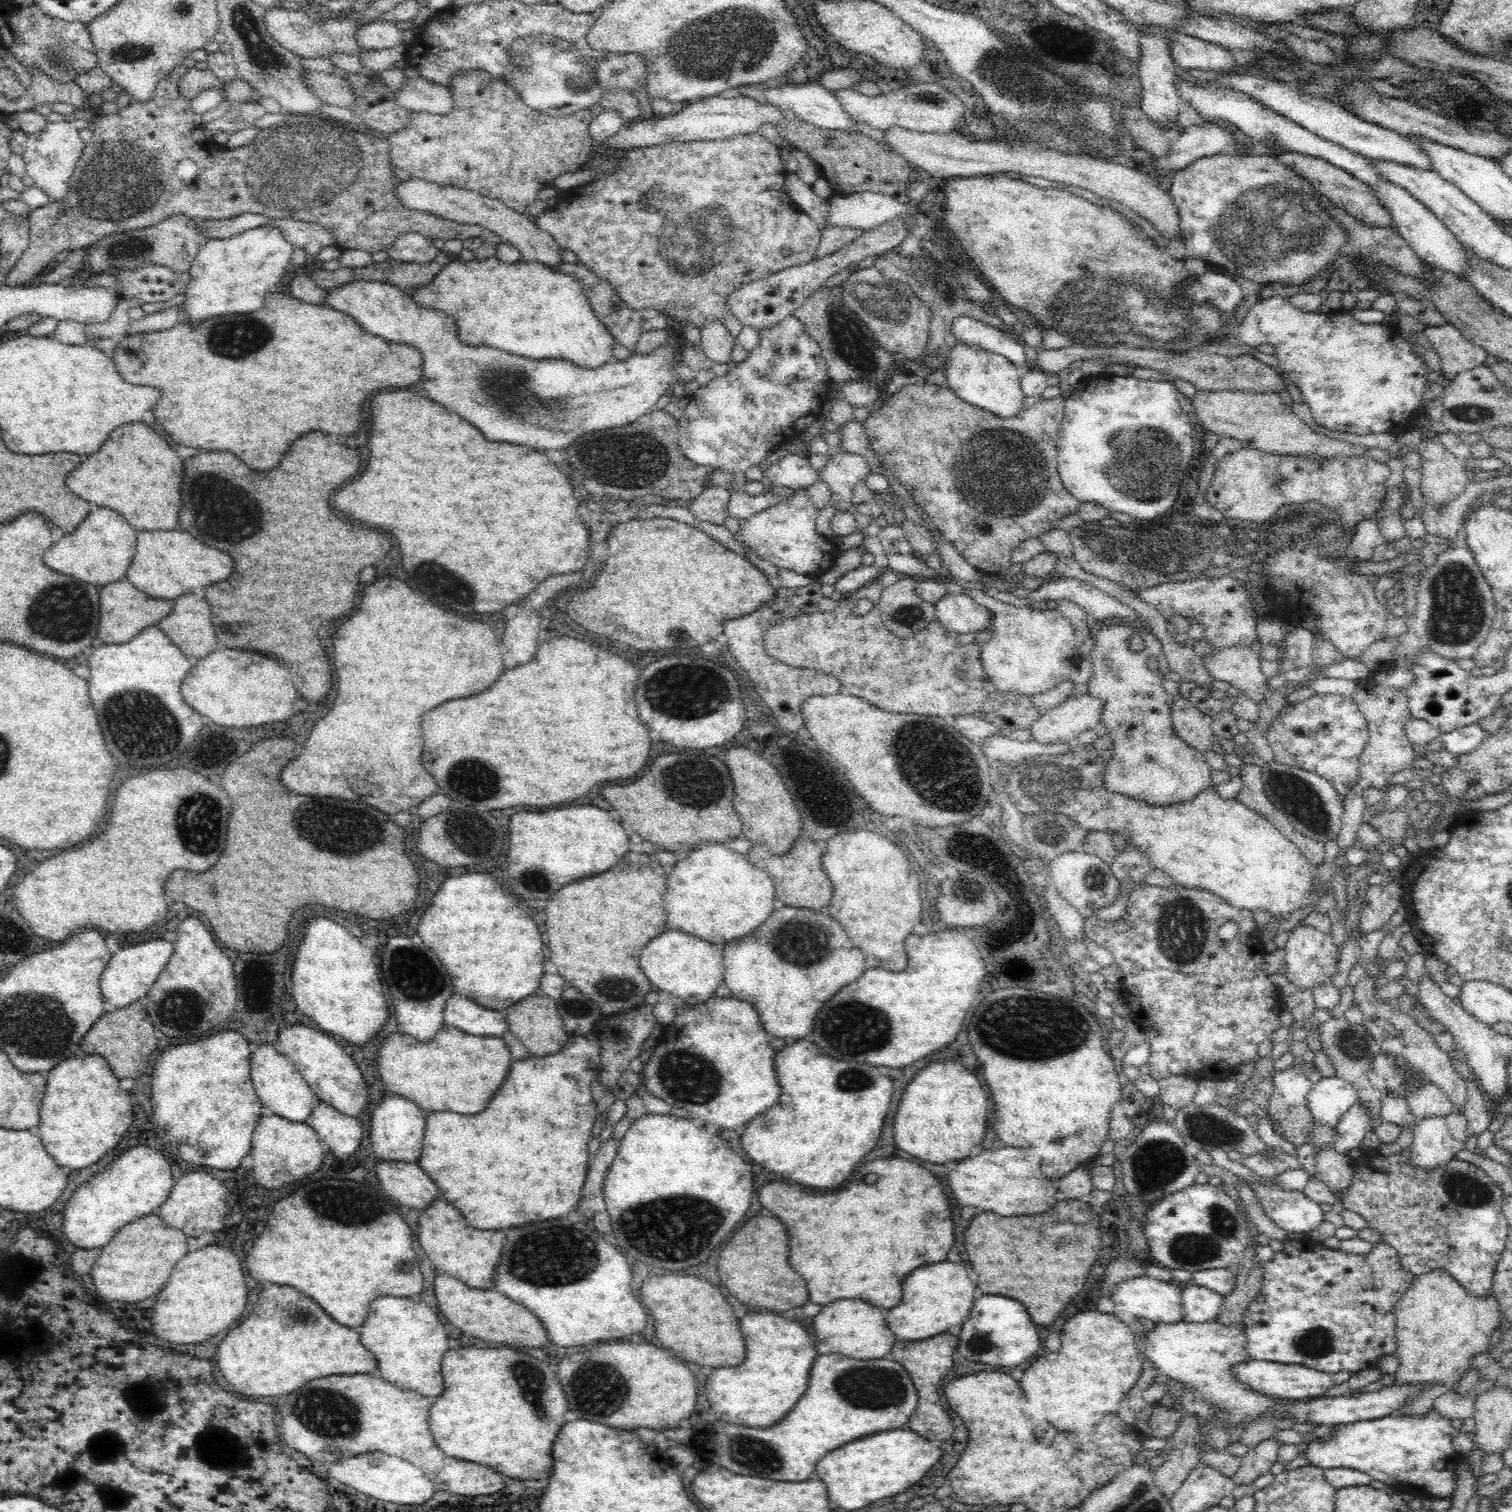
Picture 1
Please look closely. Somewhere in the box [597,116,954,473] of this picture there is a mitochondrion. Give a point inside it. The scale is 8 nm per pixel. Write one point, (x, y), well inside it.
(693, 242)

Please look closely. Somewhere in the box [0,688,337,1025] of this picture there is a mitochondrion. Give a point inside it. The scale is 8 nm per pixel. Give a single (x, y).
(159, 735)

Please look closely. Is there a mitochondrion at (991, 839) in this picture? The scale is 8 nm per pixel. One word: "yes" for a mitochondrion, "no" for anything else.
no

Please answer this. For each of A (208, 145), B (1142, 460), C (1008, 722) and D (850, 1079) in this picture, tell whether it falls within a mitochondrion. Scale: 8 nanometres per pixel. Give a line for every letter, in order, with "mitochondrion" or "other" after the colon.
A: other
B: mitochondrion
C: other
D: mitochondrion

